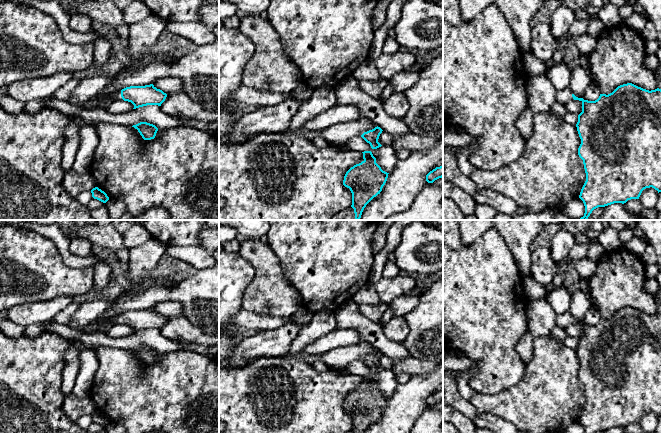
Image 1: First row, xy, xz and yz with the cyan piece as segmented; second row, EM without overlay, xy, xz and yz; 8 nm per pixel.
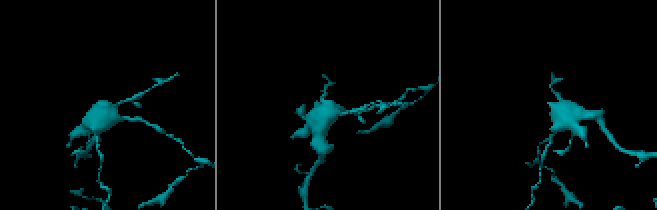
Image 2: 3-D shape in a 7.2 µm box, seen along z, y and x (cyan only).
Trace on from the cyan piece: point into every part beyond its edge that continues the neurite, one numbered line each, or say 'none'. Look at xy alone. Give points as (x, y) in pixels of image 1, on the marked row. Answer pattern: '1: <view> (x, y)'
1: xy (95, 102)

